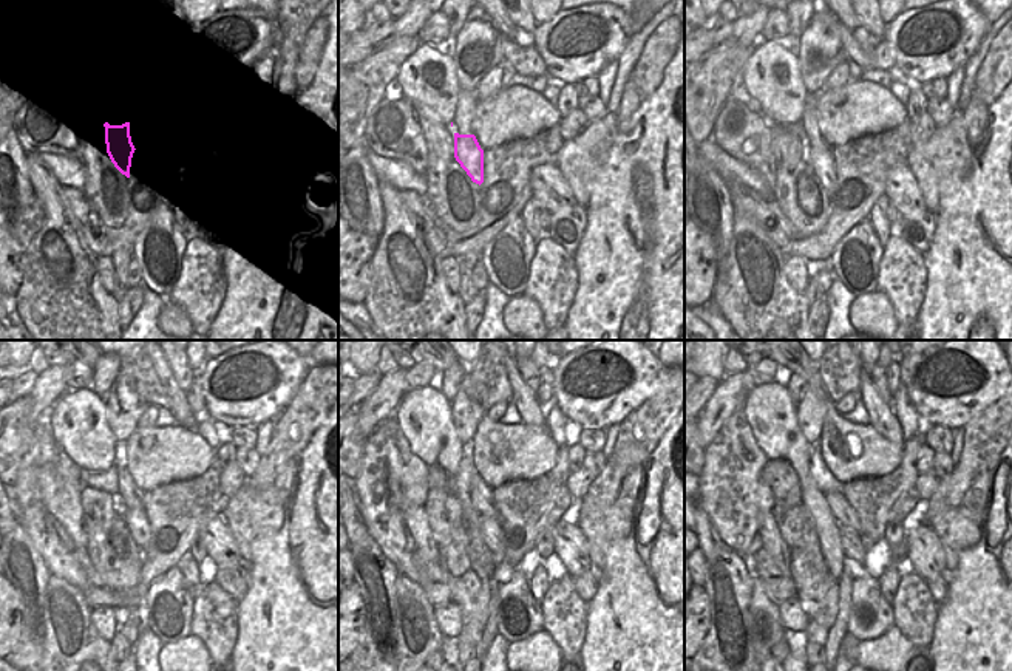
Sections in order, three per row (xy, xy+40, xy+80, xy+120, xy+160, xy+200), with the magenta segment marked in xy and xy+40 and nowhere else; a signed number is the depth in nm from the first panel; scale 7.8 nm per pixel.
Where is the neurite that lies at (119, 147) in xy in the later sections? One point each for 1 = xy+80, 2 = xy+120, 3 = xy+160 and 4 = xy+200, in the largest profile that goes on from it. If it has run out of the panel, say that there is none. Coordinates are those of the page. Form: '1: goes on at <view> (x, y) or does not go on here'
1: goes on at xy+80 (821, 161)
2: goes on at xy+120 (136, 521)
3: goes on at xy+160 (490, 529)
4: goes on at xy+200 (853, 551)

